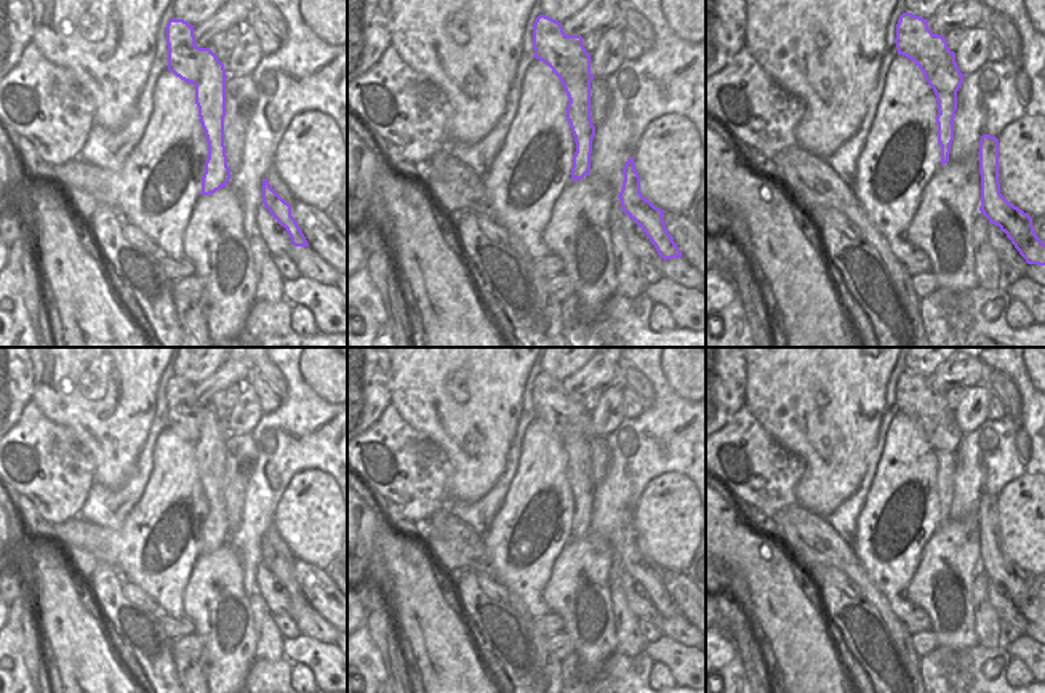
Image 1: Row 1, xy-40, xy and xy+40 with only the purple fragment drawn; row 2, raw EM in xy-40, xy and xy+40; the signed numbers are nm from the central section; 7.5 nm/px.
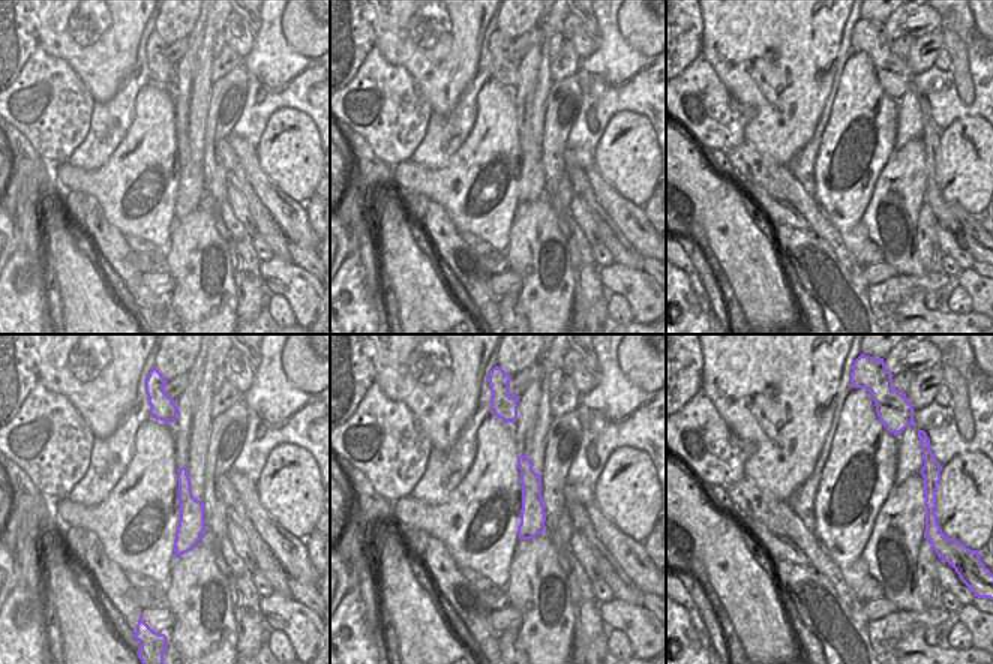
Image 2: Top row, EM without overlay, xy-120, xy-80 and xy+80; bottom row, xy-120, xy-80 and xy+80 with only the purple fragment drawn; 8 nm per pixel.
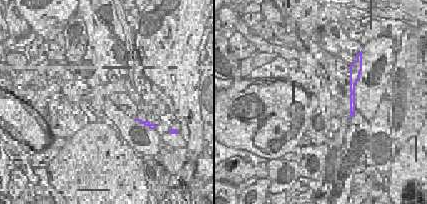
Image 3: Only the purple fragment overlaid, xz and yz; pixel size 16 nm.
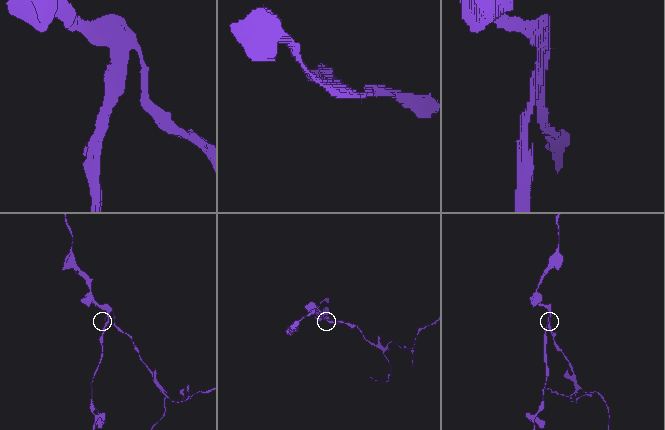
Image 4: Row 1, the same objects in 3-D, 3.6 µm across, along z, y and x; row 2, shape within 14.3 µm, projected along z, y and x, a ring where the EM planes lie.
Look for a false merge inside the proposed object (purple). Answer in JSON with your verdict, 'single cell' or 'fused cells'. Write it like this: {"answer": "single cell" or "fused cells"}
{"answer": "fused cells"}

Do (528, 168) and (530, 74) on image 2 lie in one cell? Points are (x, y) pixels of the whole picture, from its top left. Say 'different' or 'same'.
same

